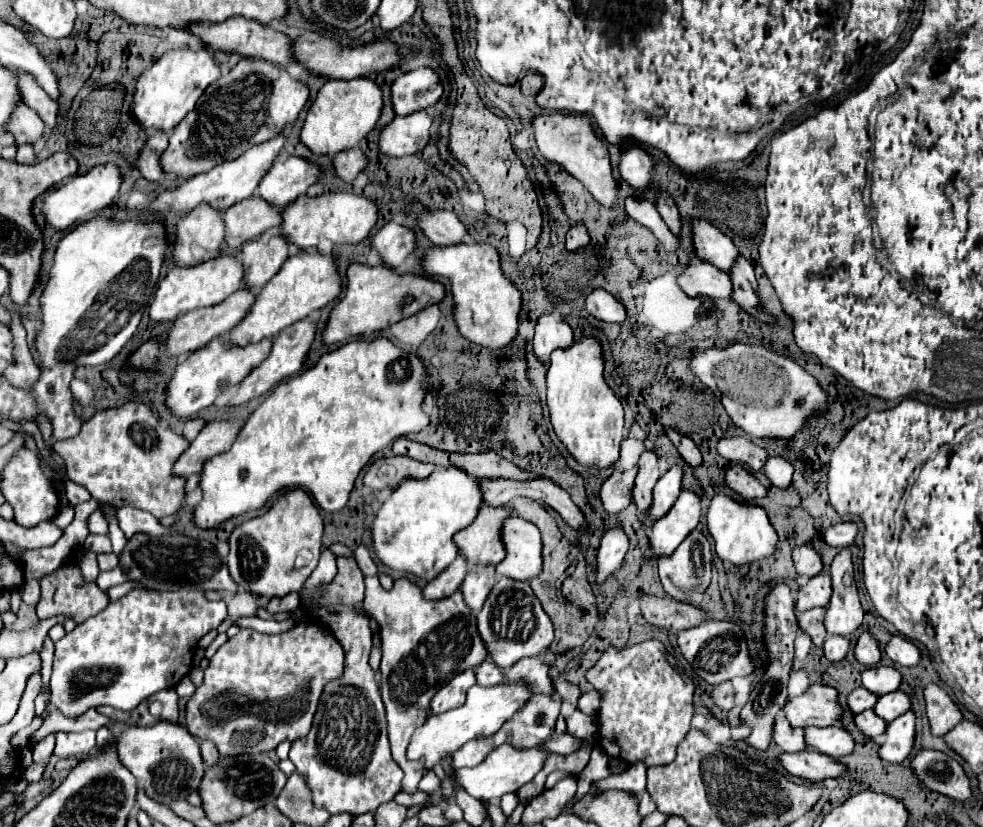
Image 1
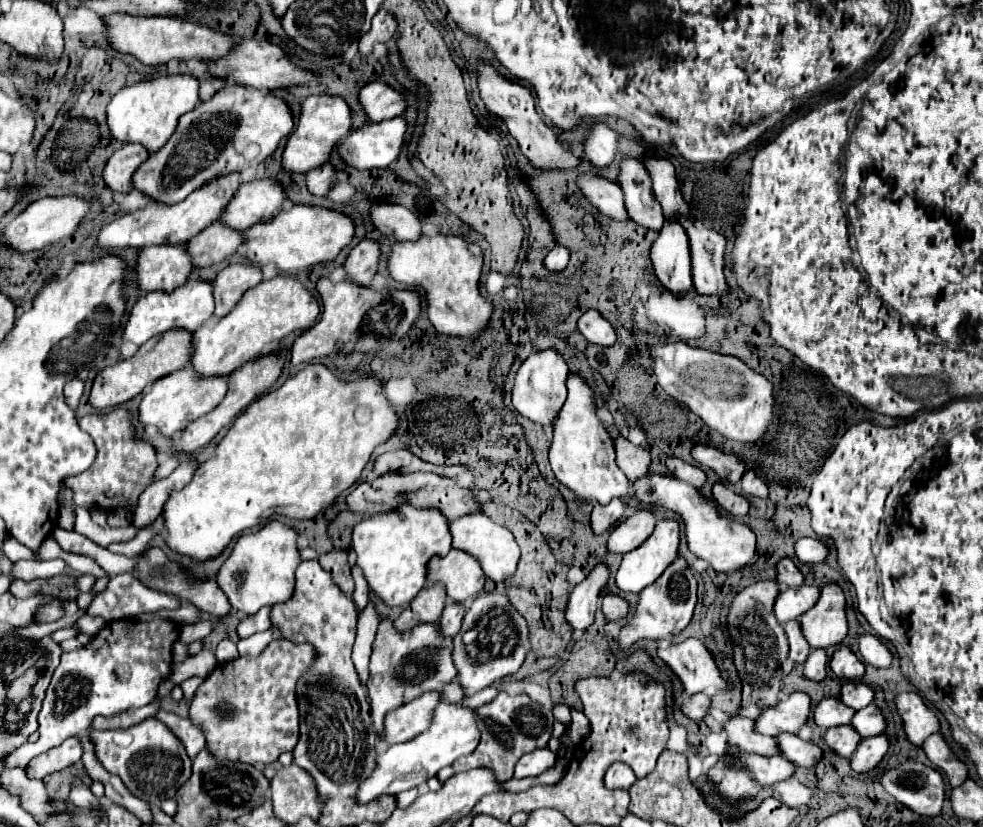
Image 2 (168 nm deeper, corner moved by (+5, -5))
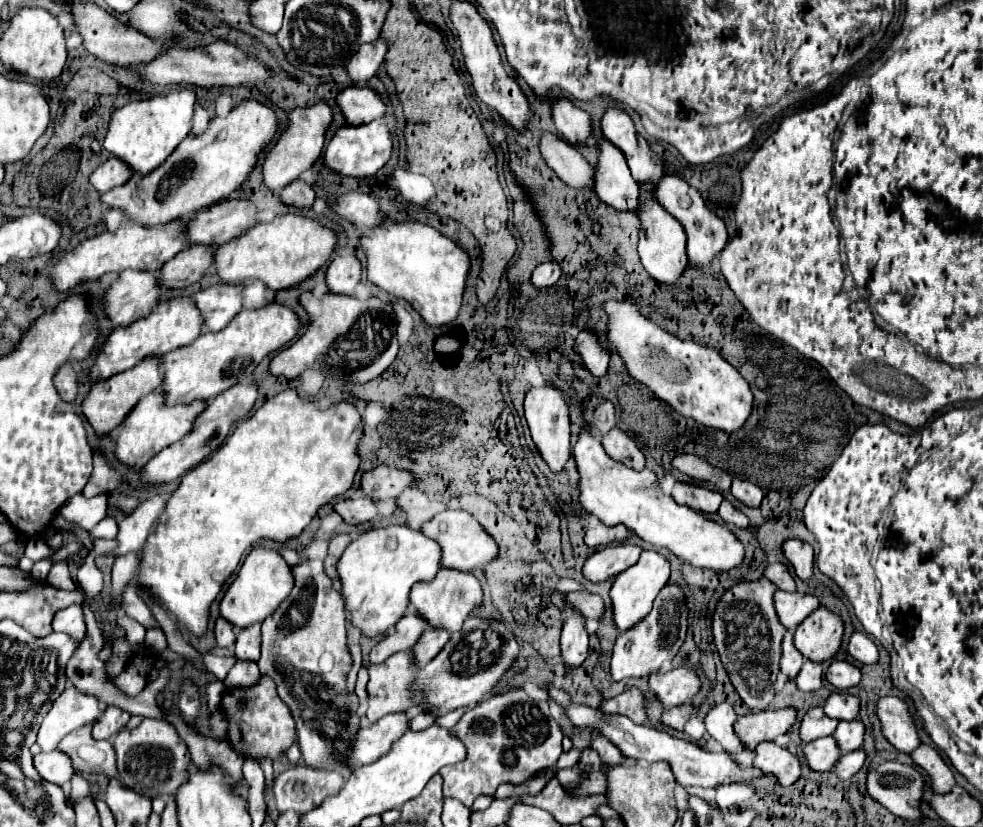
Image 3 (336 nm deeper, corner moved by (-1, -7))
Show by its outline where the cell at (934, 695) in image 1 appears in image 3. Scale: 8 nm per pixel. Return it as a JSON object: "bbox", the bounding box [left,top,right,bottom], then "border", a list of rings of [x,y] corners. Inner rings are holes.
{"bbox":[878,697,920,753],"border":[[[882,697],[878,701],[878,717],[882,721],[884,737],[904,753],[912,753],[920,745],[918,725],[908,707],[904,697]]]}

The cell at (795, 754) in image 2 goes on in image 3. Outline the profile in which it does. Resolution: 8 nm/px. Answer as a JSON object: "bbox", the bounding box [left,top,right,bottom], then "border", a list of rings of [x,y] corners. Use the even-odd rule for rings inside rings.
{"bbox":[754,741,802,785],"border":[[[772,741],[760,743],[756,747],[754,767],[762,769],[766,775],[776,775],[782,785],[792,785],[802,775],[802,761],[790,753],[786,747],[780,747]]]}

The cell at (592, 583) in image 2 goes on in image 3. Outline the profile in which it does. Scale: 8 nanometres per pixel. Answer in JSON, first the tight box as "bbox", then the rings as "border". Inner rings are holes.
{"bbox":[562,611,590,667],"border":[[[572,611],[562,627],[562,655],[566,661],[566,667],[578,667],[588,655],[588,637],[590,633],[586,631],[586,619],[578,613]]]}

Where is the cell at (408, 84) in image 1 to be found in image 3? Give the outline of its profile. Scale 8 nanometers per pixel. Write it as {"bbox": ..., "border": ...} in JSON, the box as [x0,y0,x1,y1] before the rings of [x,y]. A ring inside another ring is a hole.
{"bbox":[338,85,386,125],"border":[[[350,85],[338,95],[338,105],[342,107],[342,113],[348,121],[348,125],[362,125],[372,123],[386,113],[386,103],[380,99],[380,95],[370,87],[356,87]]]}

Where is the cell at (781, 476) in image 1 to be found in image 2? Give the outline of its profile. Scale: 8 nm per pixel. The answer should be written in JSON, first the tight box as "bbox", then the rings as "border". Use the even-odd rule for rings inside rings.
{"bbox":[740,471,768,499],"border":[[[746,471],[740,479],[740,485],[742,485],[744,495],[754,495],[754,497],[762,497],[762,499],[768,497],[768,485],[754,471]]]}

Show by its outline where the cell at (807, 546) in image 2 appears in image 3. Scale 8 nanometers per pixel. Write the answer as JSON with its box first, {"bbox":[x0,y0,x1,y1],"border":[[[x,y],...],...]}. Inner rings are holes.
{"bbox":[782,539,814,581],"border":[[[790,539],[782,545],[786,559],[792,563],[796,577],[802,581],[812,577],[812,567],[814,567],[814,549],[798,539]]]}

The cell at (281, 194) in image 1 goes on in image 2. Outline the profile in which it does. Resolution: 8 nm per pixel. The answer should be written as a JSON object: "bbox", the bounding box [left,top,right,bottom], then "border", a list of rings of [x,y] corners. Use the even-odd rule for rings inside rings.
{"bbox":[218,181,286,231],"border":[[[250,181],[238,187],[218,221],[230,229],[246,231],[250,225],[270,221],[284,201],[286,193],[276,181]]]}

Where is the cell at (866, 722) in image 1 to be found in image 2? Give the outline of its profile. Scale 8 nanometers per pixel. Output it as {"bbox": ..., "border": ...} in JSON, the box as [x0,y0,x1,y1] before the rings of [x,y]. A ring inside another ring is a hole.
{"bbox":[822,725,860,759],"border":[[[850,725],[828,729],[822,735],[822,739],[842,759],[850,759],[854,755],[854,749],[858,747],[858,741],[860,741],[858,733],[854,733],[854,729],[850,729]]]}

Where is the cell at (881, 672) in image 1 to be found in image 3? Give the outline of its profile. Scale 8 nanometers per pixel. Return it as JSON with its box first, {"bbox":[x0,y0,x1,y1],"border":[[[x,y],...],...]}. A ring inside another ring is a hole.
{"bbox":[824,691,860,721],"border":[[[834,691],[824,705],[824,711],[828,717],[838,721],[850,721],[856,719],[860,713],[860,699],[848,691]]]}

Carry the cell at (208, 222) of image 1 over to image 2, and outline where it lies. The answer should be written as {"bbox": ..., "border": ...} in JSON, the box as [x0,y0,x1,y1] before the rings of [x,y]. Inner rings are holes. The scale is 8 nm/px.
{"bbox":[136,245,192,293],"border":[[[184,245],[144,247],[138,253],[136,283],[142,291],[170,293],[186,283],[192,269]]]}

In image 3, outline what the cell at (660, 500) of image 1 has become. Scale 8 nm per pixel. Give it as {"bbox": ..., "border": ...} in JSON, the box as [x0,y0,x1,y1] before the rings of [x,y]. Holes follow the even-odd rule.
{"bbox":[584,541,642,583],"border":[[[628,541],[614,543],[596,551],[584,563],[584,577],[592,583],[602,583],[608,577],[616,577],[624,569],[632,567],[642,553],[642,547],[632,545]]]}

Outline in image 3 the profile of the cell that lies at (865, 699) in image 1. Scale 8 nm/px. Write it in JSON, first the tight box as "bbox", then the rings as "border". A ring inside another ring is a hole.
{"bbox":[800,707,838,743],"border":[[[814,707],[802,719],[800,737],[804,743],[810,743],[814,739],[832,735],[832,731],[836,731],[836,727],[838,727],[836,719],[828,719],[828,715],[824,715],[822,707]]]}

